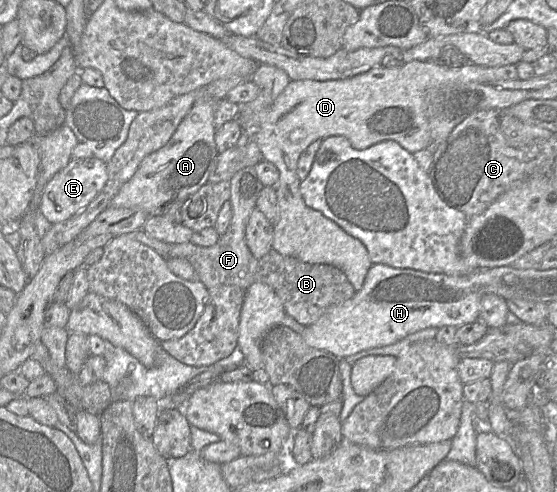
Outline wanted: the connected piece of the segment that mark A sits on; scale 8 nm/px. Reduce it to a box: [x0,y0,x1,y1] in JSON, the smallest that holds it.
[110,101,218,214]

